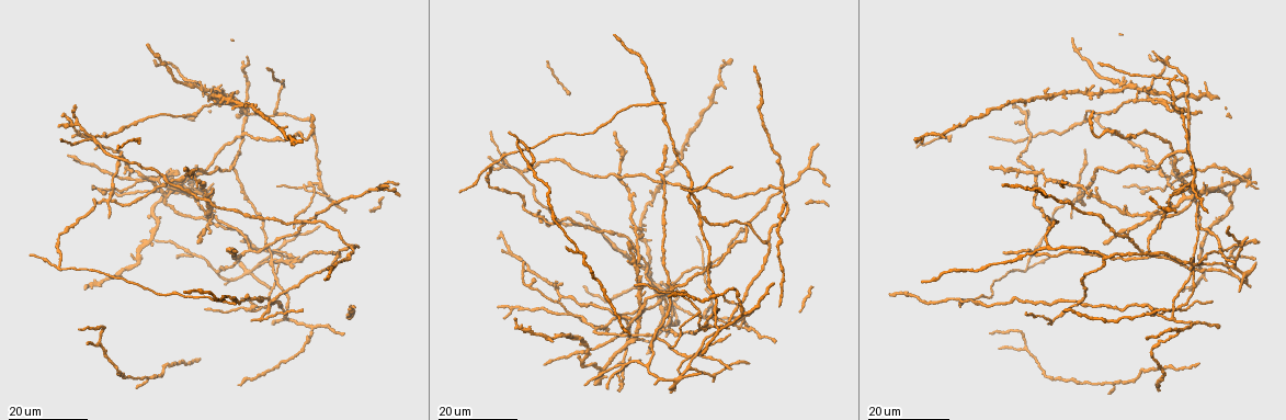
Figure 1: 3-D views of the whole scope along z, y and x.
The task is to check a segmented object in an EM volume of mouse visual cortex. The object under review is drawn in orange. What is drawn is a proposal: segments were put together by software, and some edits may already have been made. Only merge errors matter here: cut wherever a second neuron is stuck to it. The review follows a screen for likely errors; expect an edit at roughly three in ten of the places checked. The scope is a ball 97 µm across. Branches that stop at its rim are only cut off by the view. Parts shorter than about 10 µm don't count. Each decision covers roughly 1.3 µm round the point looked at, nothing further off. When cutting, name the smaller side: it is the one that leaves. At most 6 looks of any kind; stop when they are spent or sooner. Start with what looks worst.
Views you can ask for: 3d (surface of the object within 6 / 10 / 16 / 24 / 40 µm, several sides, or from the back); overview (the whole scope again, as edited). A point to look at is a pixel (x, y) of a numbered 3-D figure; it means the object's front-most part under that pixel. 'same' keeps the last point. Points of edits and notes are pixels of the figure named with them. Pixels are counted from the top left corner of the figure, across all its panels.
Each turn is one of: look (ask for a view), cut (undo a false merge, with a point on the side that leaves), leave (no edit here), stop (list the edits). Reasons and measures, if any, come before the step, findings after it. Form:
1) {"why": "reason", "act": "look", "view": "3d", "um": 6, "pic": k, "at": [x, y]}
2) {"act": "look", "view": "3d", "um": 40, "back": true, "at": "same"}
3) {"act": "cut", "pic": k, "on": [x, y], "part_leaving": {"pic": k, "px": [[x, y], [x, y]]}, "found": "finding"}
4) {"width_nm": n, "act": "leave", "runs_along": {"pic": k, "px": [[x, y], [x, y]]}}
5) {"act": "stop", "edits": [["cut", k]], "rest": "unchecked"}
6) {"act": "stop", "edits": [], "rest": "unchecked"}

{"act": "look", "view": "3d", "um": 16, "pic": 1, "at": [267, 319]}

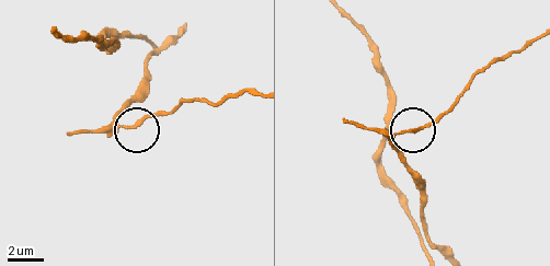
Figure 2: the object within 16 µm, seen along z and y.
{"act": "look", "view": "3d", "um": 10, "pic": 2, "at": [404, 133]}

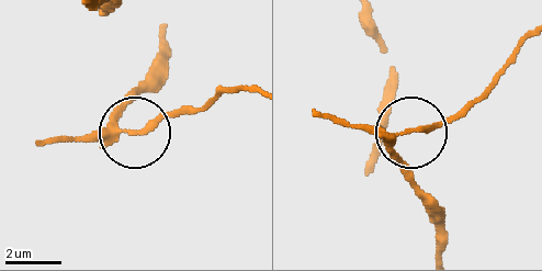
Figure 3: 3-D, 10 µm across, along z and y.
{"act": "leave", "runs_along": {"pic": 3, "px": [[161, 29], [157, 68], [120, 123], [140, 133], [188, 106]]}, "found": "all the same neuron"}

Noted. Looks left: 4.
{"why": "four or more arms meet", "act": "look", "view": "3d", "um": 24, "pic": 1, "at": [702, 217]}

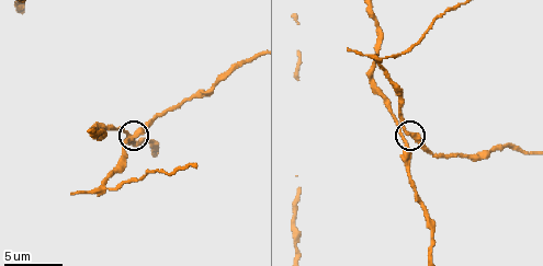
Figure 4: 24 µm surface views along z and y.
{"act": "look", "view": "3d", "um": 10, "pic": 4, "at": [404, 137]}

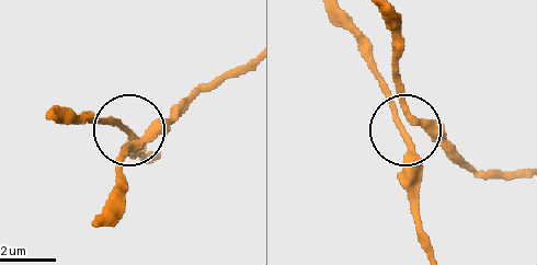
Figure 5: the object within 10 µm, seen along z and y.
{"act": "leave", "runs_along": {"pic": 5, "px": [[522, 171], [466, 169], [409, 124], [402, 136], [409, 211]]}, "found": "continuous, no second neuron"}

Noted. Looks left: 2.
{"why": "four arms meet", "act": "look", "view": "3d", "um": 24, "pic": 1, "at": [1032, 132]}

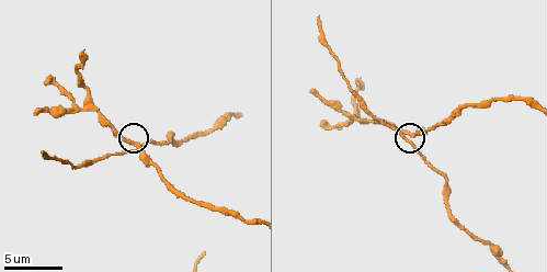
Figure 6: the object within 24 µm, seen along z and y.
{"act": "look", "view": "3d", "um": 6, "pic": 6, "at": [410, 133]}

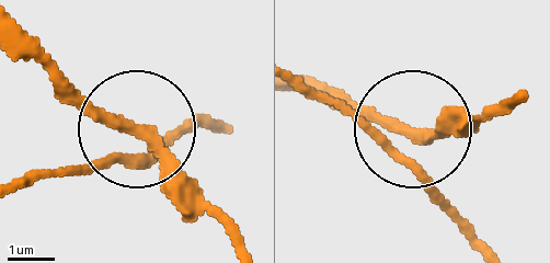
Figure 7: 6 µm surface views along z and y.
{"side_arm_um": 13, "act": "leave", "runs_along": {"pic": 7, "px": [[247, 247], [152, 140], [105, 117], [26, 38]]}, "found": "one neuron here"}

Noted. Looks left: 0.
{"act": "stop", "edits": [], "rest": "unchecked"}

